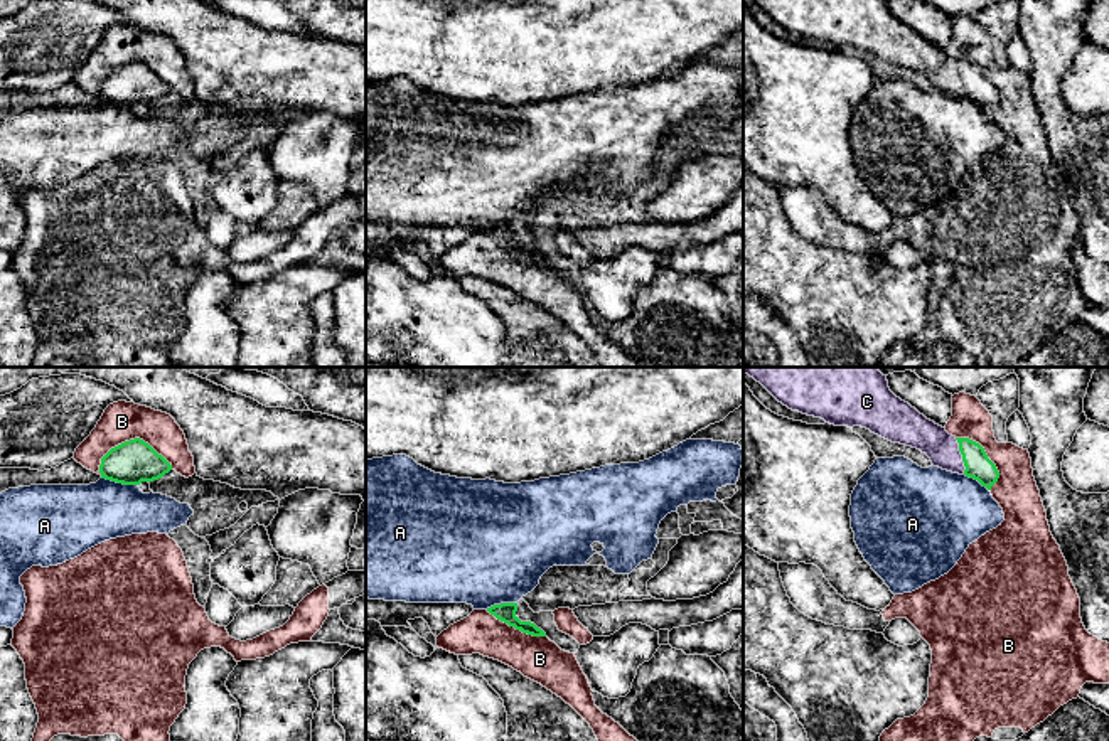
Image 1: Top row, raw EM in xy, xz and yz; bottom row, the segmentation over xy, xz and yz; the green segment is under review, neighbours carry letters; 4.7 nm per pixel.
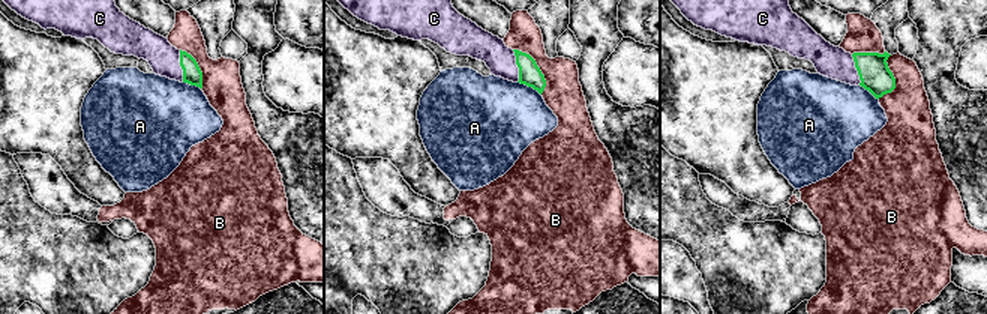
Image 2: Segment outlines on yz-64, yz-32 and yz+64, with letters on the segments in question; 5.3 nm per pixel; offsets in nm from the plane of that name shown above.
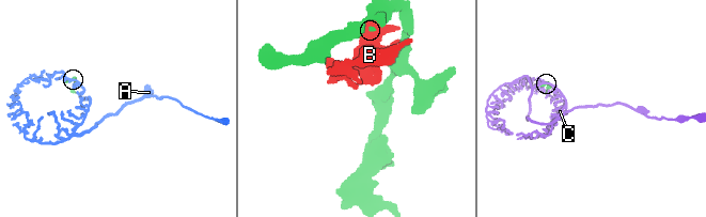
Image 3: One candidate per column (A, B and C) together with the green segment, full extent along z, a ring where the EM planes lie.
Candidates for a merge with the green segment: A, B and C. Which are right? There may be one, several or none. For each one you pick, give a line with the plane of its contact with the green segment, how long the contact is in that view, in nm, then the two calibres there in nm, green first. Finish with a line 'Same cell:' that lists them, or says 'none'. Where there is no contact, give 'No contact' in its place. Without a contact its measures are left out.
C: Touches green in yz. Shared border 180 nm. Thickness 120 nm (green) against 160 nm
Same cell: C

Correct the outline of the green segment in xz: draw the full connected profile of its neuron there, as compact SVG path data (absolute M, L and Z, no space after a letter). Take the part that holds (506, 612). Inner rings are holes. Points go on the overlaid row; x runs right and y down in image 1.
M501 603L487 608L490 615L494 615L497 620L507 623L509 626L514 626L516 630L521 630L522 633L533 635L533 637L546 637L546 633L538 628L531 621L521 621L516 616L517 603Z

